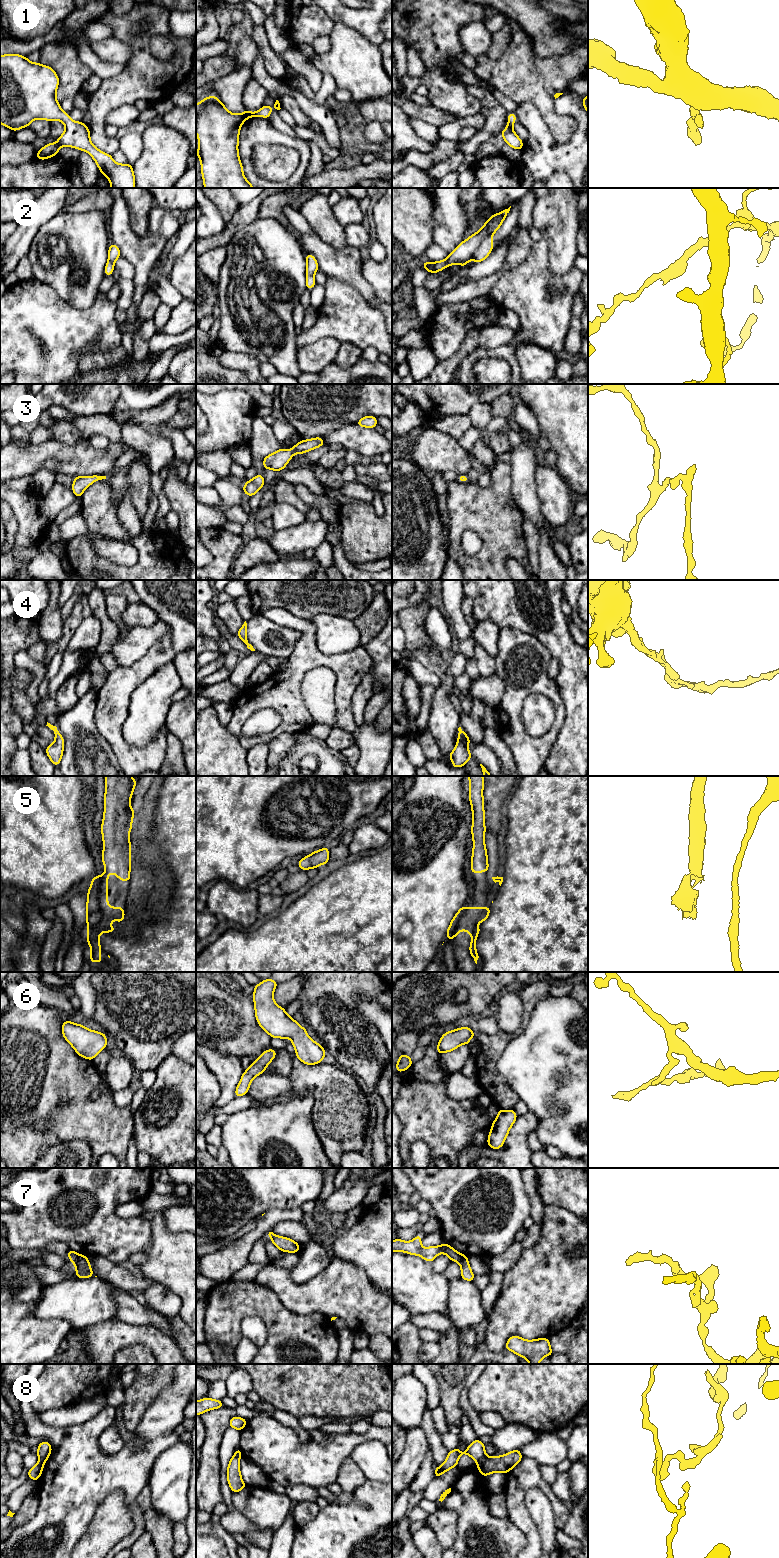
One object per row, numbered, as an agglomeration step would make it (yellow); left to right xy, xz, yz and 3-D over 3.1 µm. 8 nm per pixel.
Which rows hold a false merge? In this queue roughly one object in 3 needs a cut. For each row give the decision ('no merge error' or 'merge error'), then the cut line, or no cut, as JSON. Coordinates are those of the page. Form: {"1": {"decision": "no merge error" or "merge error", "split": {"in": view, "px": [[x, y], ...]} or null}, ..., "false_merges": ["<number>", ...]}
{"1": {"decision": "no merge error", "split": null}, "2": {"decision": "no merge error", "split": null}, "3": {"decision": "no merge error", "split": null}, "4": {"decision": "no merge error", "split": null}, "5": {"decision": "no merge error", "split": null}, "6": {"decision": "no merge error", "split": null}, "7": {"decision": "merge error", "split": {"in": "xy", "px": [[81, 1255], [76, 1268]]}}, "8": {"decision": "merge error", "split": {"in": "yz", "px": [[486, 1456], [478, 1462]]}}, "false_merges": ["7", "8"]}

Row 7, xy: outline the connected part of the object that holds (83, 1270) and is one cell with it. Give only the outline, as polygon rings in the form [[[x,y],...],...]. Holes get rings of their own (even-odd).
[[[81,1255],[78,1261],[78,1266],[76,1268],[76,1277],[77,1278],[89,1278],[93,1276],[95,1275],[92,1273],[92,1268],[88,1261],[88,1257],[85,1255]]]

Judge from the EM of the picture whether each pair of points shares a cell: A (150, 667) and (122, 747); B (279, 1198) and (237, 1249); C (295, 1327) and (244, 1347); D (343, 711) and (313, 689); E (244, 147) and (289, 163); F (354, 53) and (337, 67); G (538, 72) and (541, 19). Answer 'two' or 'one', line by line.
A: one
B: two
C: two
D: two
E: two
F: one
G: two

